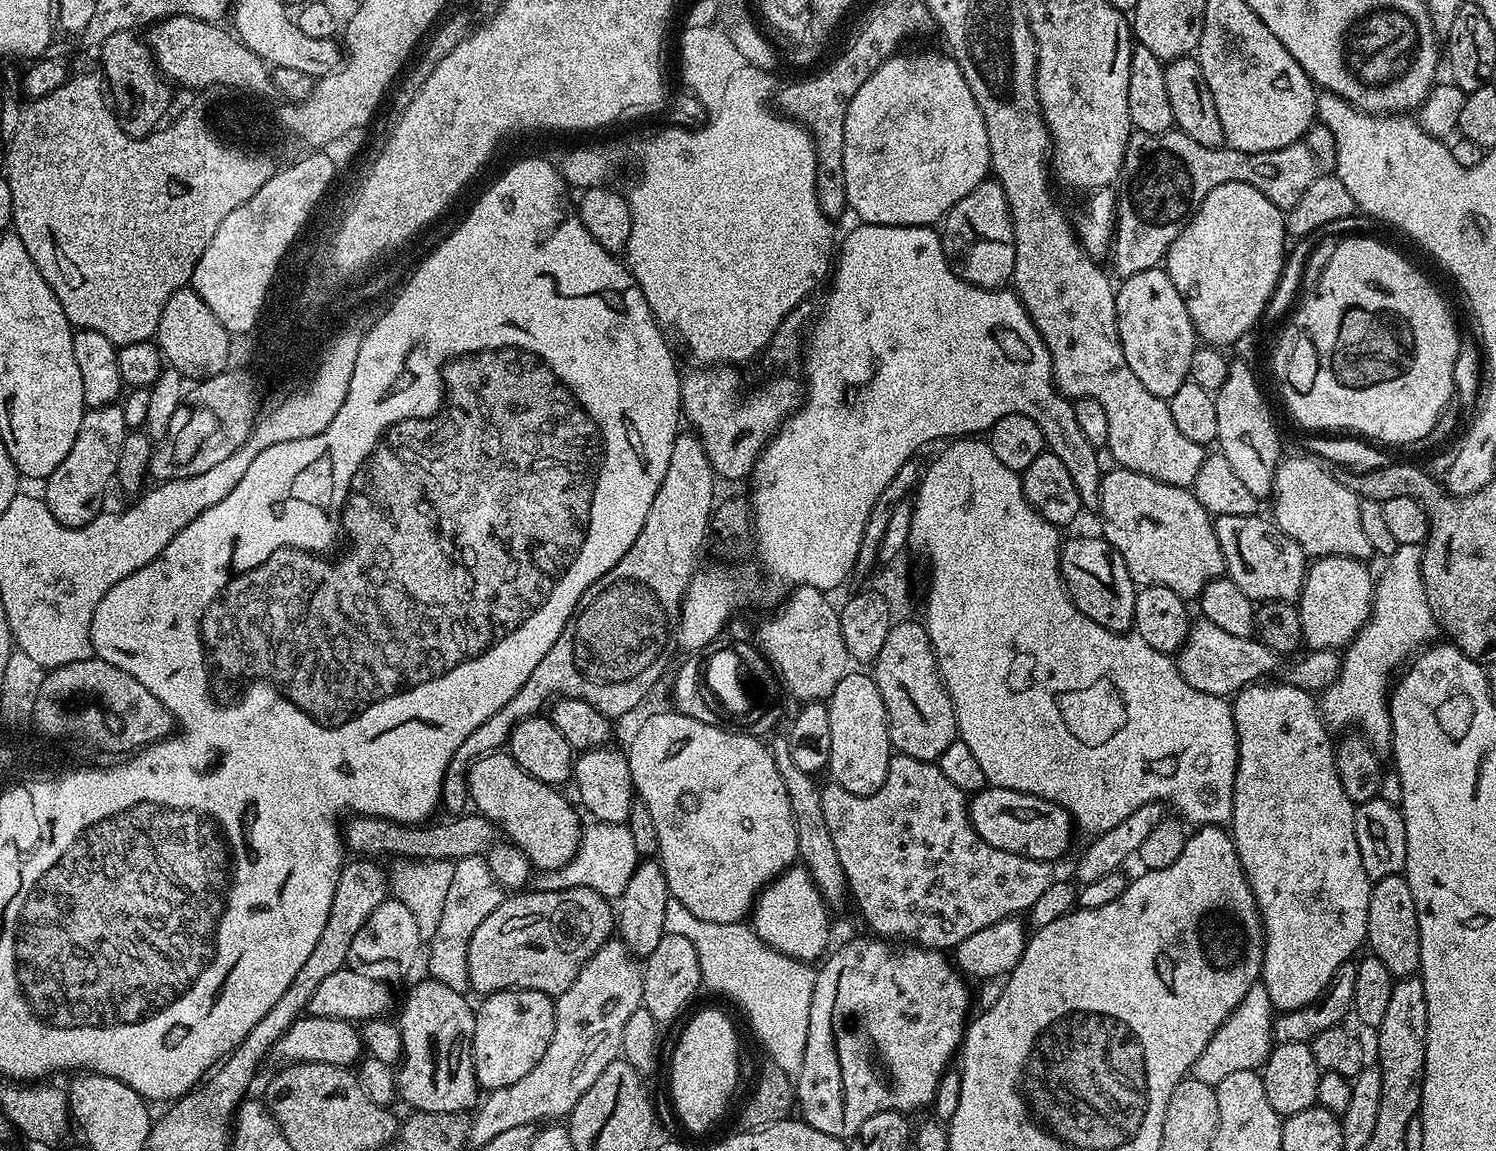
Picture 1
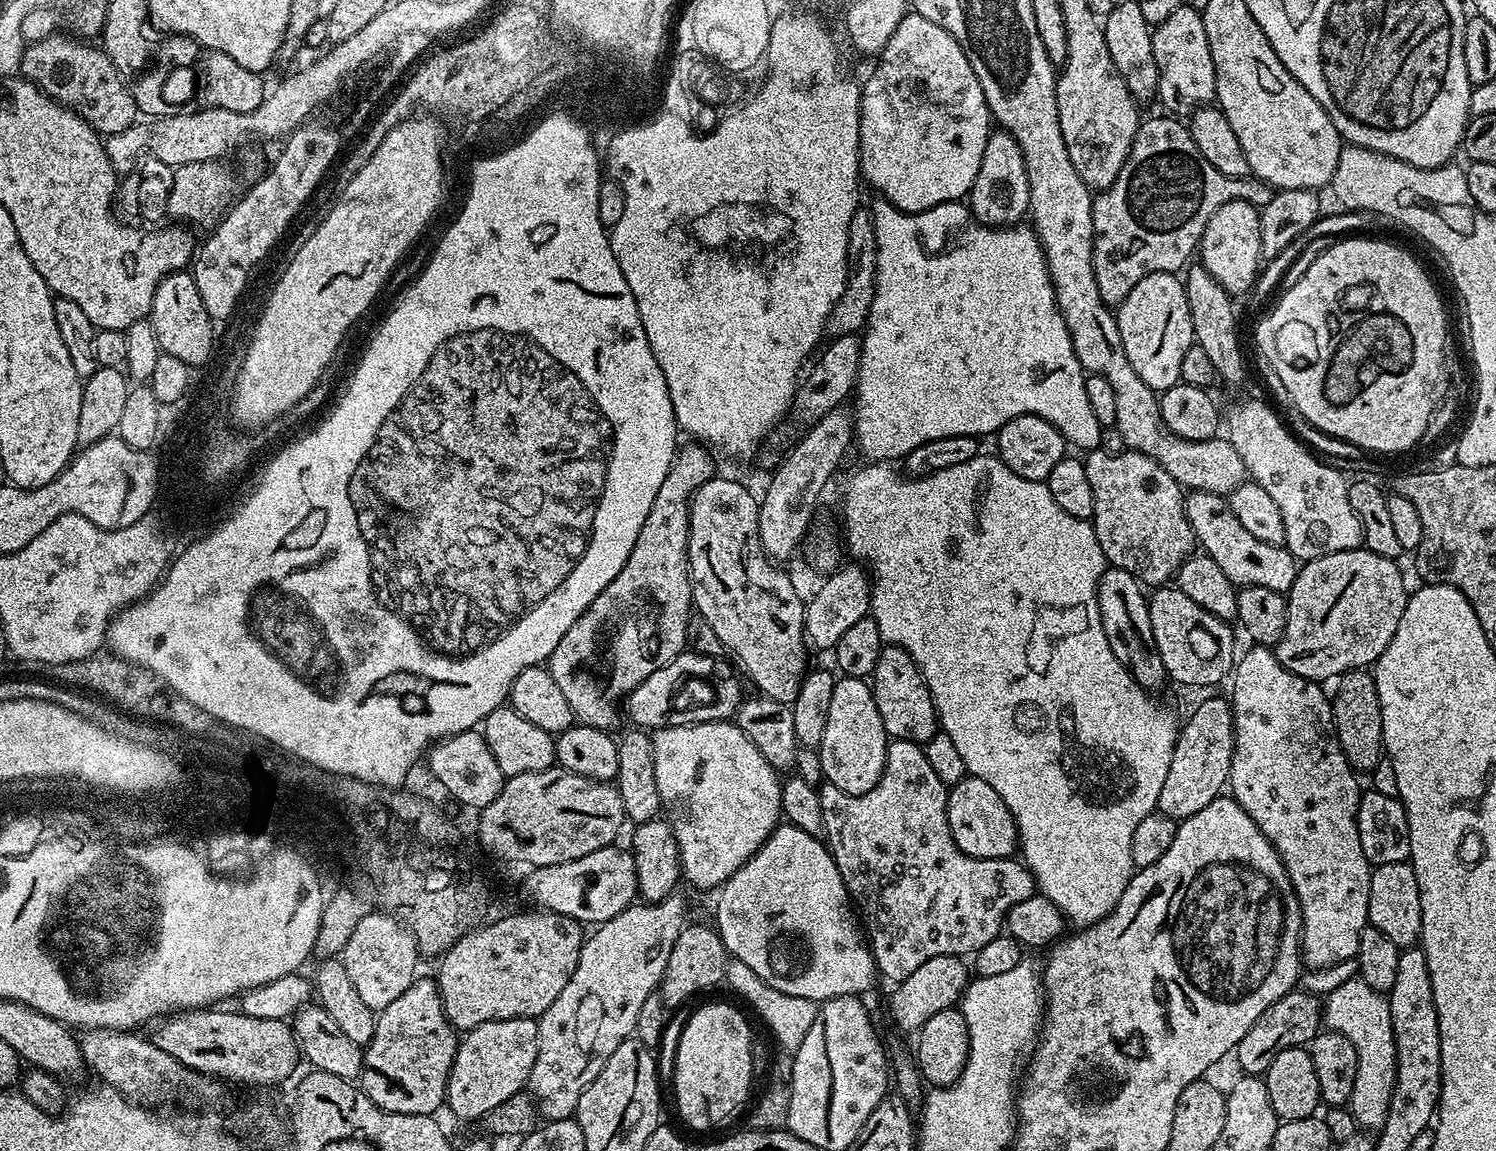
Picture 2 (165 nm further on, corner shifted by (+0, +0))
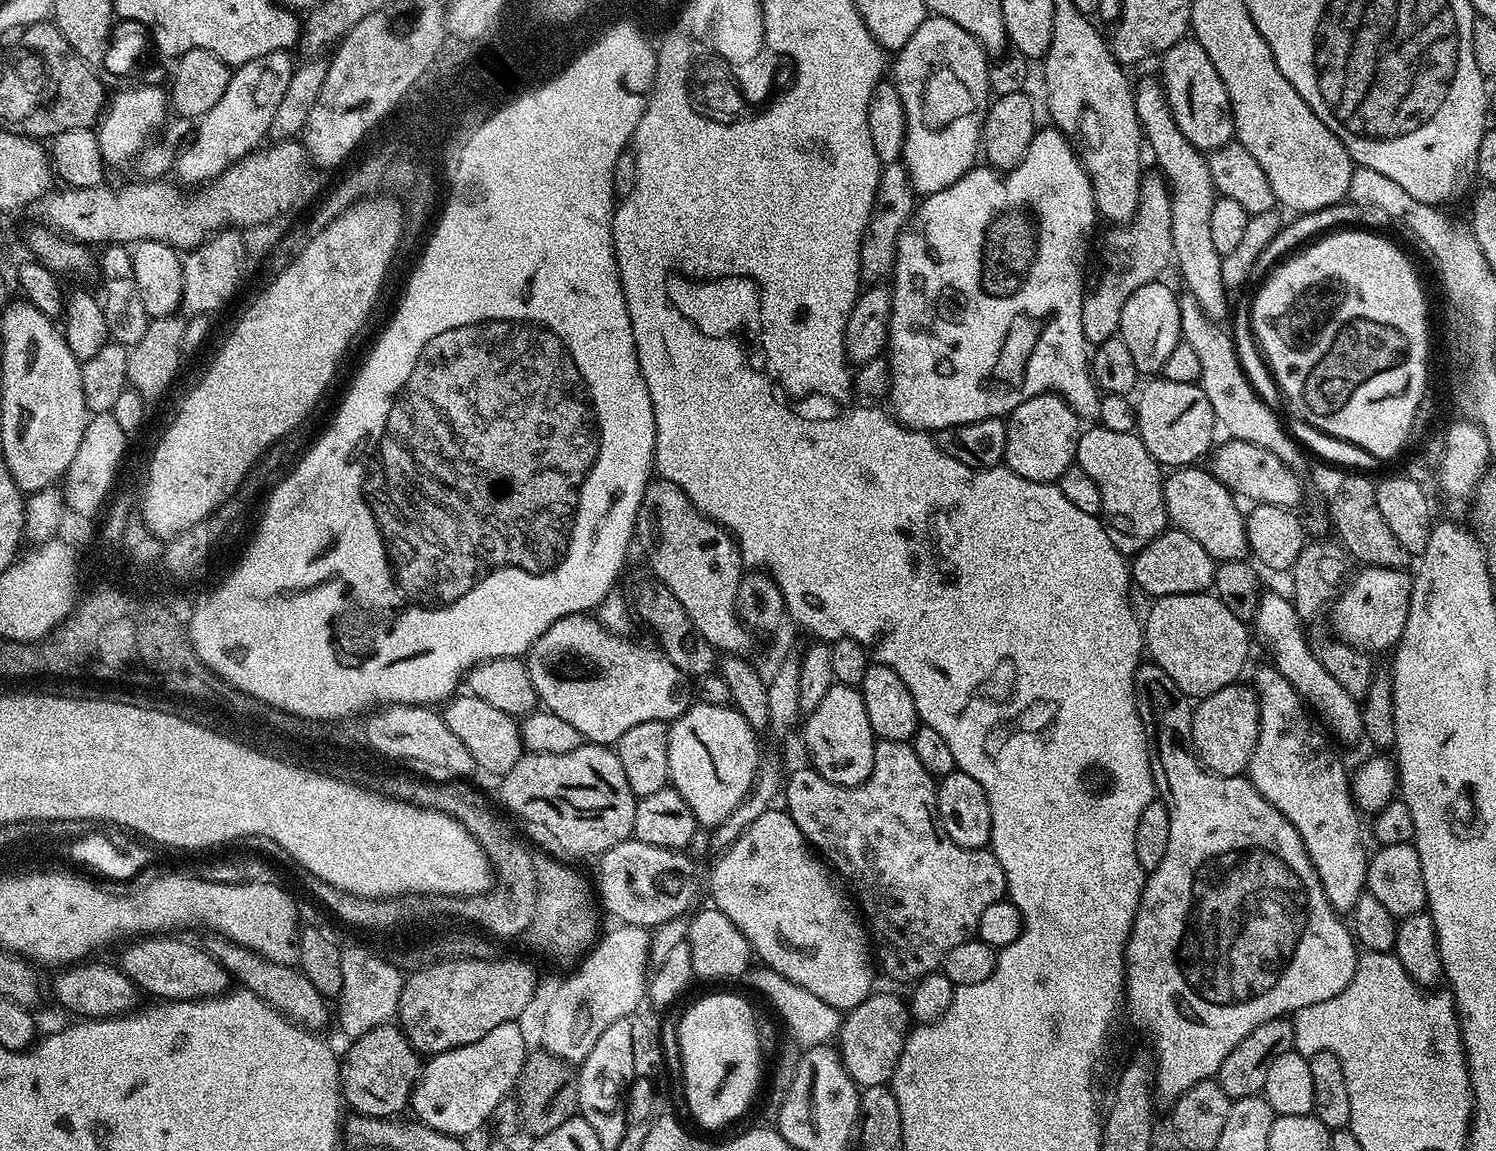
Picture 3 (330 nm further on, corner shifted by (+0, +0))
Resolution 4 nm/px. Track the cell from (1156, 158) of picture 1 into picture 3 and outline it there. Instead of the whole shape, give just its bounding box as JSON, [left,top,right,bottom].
[1082,174,1173,345]

